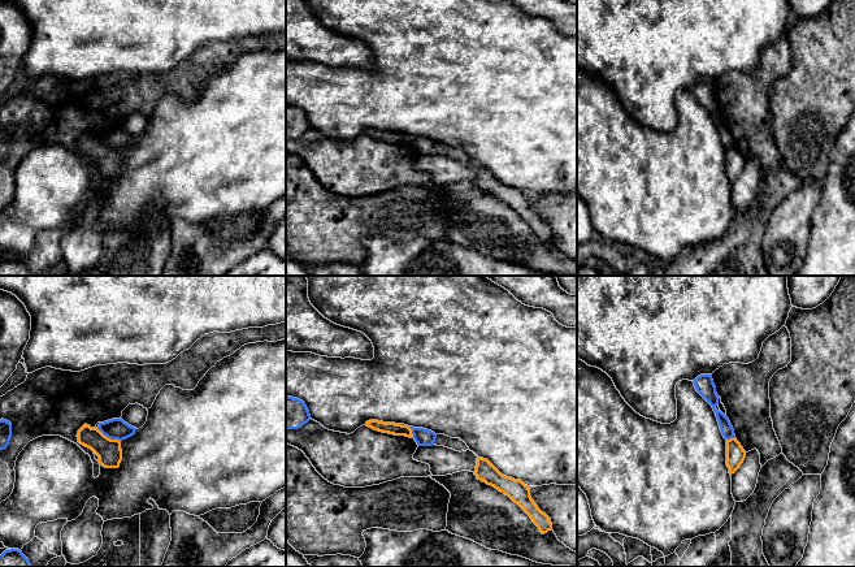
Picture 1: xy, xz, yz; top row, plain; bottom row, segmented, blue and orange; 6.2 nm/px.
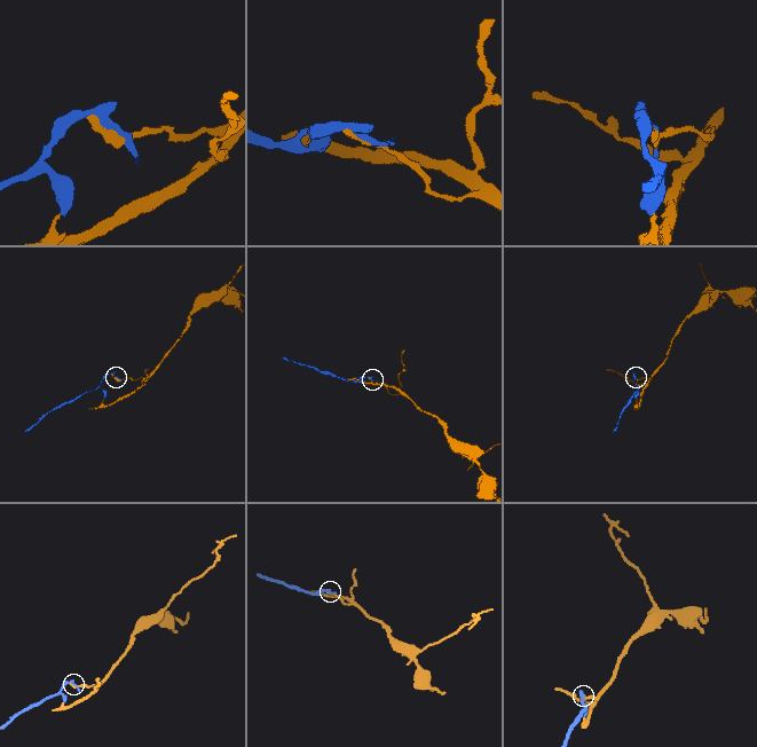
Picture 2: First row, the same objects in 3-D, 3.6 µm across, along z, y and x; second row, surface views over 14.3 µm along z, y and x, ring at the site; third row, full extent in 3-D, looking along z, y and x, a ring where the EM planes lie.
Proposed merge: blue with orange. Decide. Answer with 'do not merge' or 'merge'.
do not merge

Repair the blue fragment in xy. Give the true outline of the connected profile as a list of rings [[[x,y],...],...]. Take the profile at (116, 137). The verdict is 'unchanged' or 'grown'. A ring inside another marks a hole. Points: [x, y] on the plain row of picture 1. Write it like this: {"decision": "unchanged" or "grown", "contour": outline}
{"decision": "unchanged", "contour": [[[112,127],[100,131],[97,138],[110,148],[126,148],[135,143],[136,137],[129,134],[122,127]]]}

